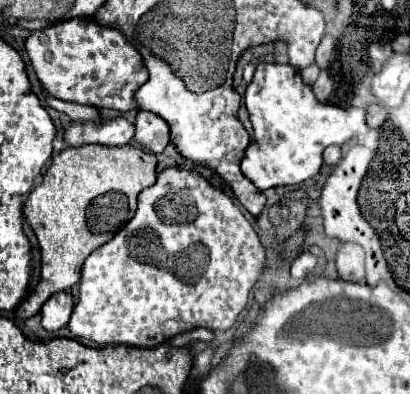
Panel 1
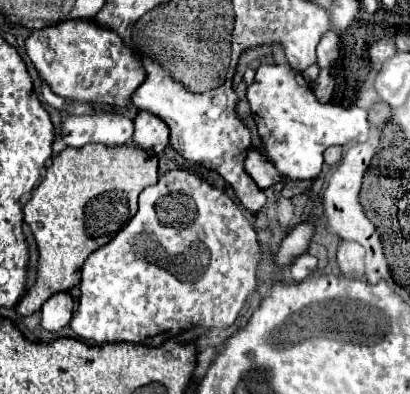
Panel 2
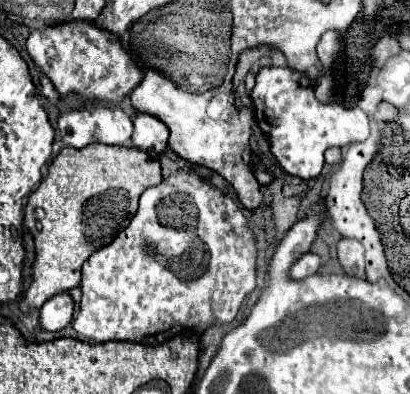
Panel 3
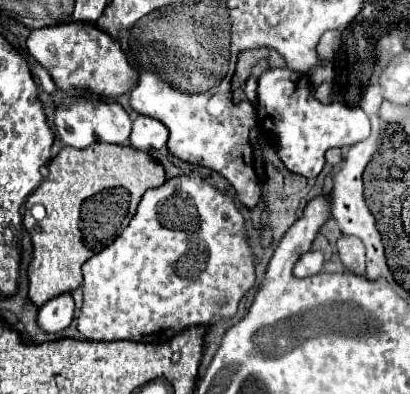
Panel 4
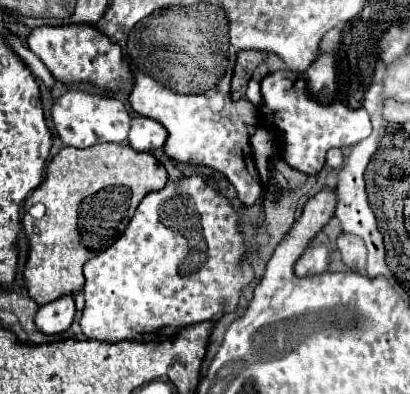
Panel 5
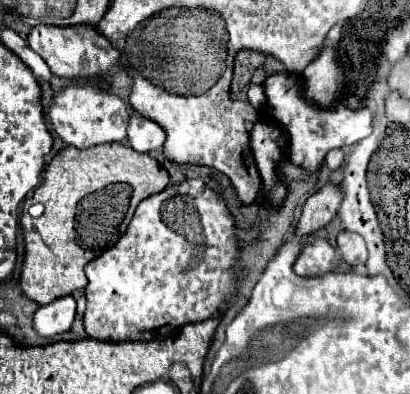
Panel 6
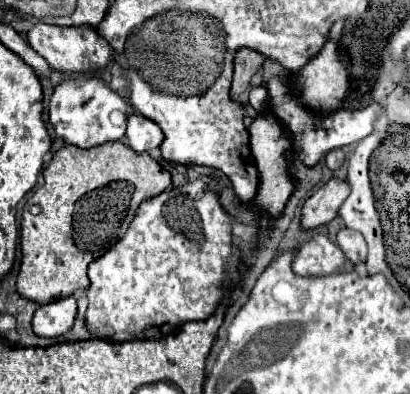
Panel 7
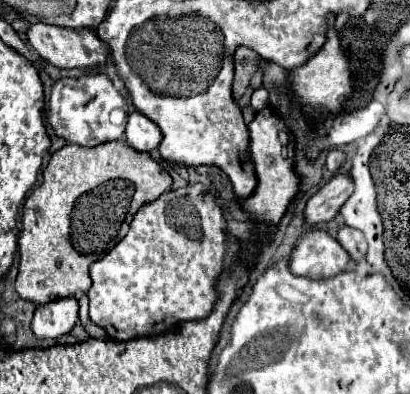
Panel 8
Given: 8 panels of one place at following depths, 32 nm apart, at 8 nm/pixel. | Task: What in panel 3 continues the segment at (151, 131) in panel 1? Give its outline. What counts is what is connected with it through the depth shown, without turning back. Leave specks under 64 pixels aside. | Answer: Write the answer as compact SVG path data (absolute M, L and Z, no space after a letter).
M138 114L134 118L134 132L130 140L140 150L162 152L168 142L168 128L164 122L150 114Z

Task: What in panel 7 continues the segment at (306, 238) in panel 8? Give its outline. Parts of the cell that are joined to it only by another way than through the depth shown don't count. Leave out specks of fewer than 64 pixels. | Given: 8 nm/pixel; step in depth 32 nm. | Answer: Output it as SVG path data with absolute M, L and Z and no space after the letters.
M314 234L310 240L302 242L294 254L292 270L298 276L328 276L346 264L344 252L326 234Z

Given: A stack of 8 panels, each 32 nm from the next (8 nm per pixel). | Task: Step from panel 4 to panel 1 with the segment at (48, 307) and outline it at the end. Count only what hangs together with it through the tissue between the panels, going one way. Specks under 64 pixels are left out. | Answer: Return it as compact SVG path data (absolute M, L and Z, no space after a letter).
M58 292L54 296L50 296L50 300L42 306L40 314L42 314L42 326L46 330L60 330L62 326L68 324L70 316L74 310L74 298L68 292Z

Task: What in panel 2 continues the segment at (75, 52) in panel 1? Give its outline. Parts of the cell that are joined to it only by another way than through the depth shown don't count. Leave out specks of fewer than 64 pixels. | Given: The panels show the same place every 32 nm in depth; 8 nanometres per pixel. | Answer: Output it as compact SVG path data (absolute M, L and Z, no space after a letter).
M68 20L34 30L26 40L26 52L42 80L46 80L58 96L78 102L98 102L122 108L146 76L142 62L124 46L122 38L112 30L100 28L92 20Z

